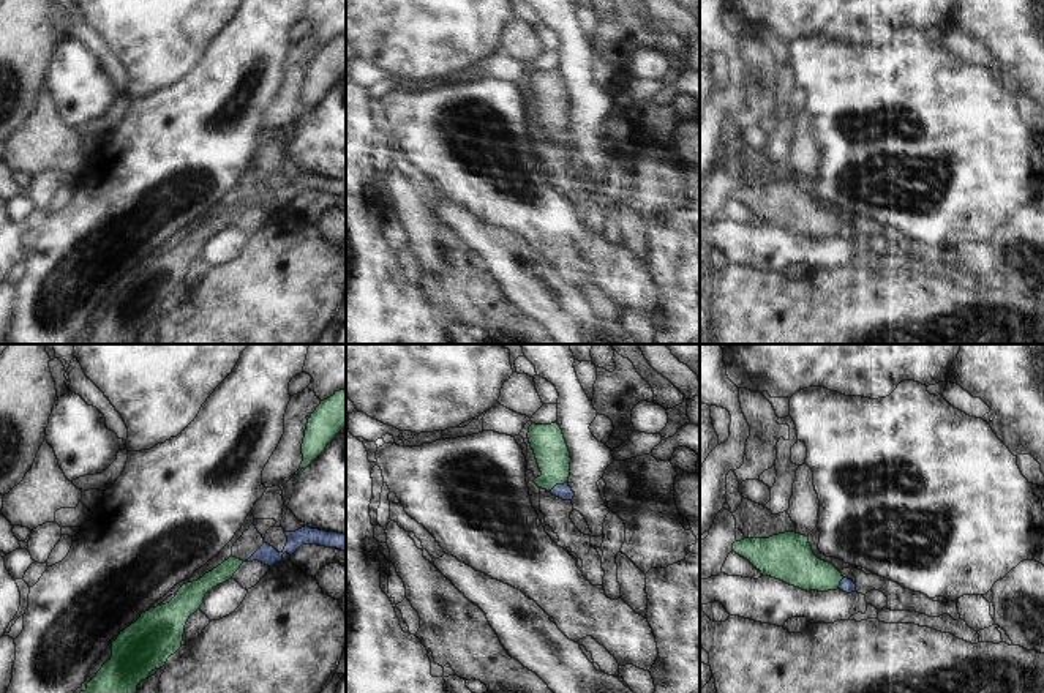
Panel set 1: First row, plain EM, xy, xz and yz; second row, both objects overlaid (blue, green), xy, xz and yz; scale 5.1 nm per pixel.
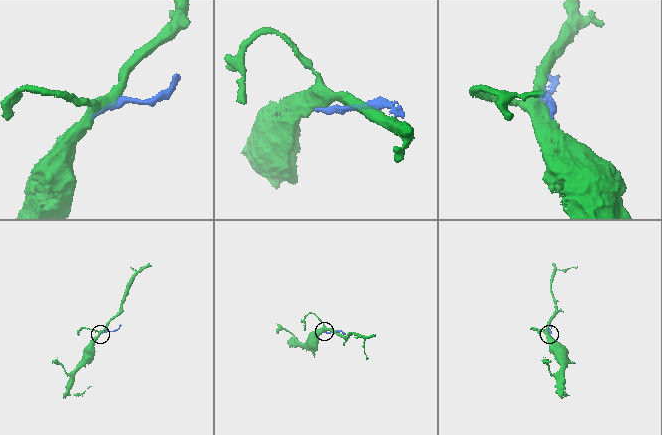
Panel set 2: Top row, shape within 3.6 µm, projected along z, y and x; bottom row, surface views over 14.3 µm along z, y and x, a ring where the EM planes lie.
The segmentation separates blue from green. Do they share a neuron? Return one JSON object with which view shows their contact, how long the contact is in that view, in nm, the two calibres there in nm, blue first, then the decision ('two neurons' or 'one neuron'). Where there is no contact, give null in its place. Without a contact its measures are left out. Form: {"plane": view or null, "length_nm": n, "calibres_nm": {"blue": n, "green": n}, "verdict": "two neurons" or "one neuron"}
{"plane": "xz", "length_nm": 100, "calibres_nm": {"blue": 80, "green": 170}, "verdict": "one neuron"}

